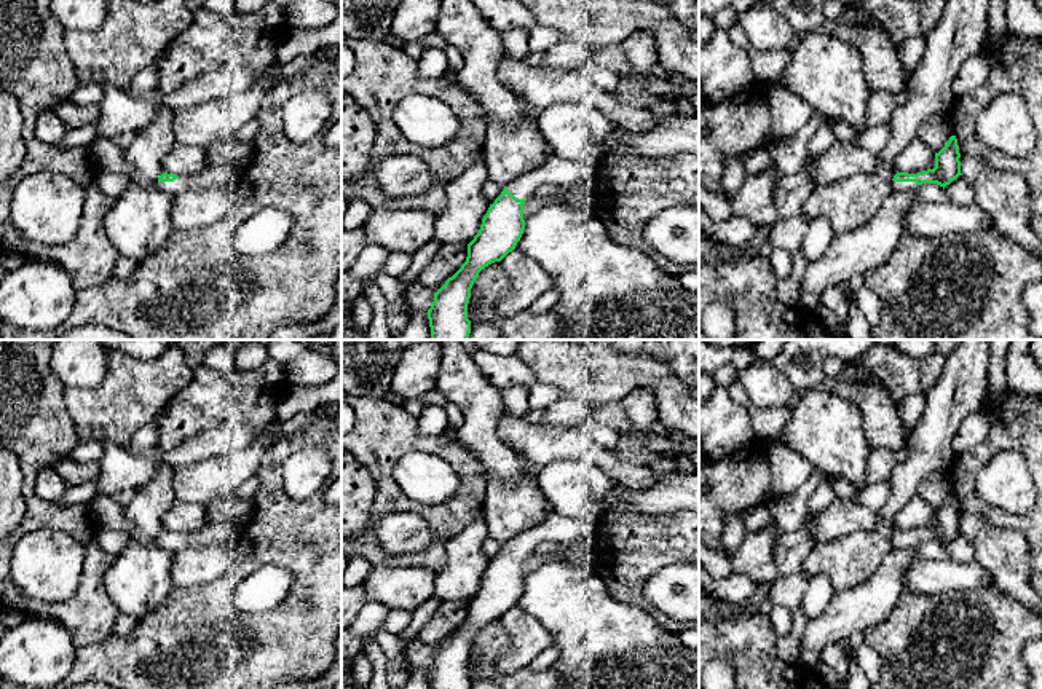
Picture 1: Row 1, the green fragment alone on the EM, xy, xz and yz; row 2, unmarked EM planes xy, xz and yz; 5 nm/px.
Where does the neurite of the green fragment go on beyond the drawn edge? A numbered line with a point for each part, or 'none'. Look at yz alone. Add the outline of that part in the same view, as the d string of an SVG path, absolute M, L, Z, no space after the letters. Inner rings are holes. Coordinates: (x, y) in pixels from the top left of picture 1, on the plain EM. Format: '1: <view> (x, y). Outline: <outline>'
1: yz (900, 544). Outline: M892 539L894 549L903 550L903 549L914 549L918 545L916 539Z

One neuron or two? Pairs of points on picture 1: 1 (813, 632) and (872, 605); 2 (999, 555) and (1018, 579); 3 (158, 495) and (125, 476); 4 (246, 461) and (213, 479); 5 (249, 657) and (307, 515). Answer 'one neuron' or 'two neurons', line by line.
1: one neuron
2: one neuron
3: two neurons
4: one neuron
5: one neuron

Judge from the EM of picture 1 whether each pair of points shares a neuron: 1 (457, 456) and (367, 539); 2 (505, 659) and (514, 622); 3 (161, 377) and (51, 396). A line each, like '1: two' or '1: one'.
1: one
2: one
3: two

